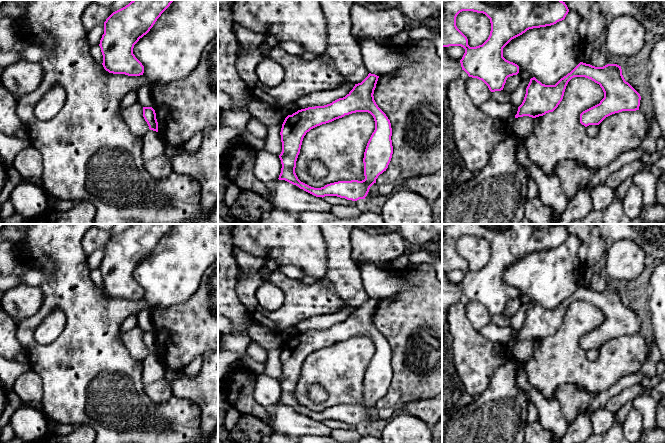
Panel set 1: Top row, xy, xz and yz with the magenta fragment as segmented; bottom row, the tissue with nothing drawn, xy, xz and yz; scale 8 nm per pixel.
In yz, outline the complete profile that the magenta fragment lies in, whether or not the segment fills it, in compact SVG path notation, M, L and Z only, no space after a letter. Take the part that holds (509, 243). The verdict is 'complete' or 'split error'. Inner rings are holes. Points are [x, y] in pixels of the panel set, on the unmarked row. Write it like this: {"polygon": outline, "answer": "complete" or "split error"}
{"polygon": "M442 224L442 271L463 271L462 294L469 301L482 304L491 316L501 315L507 302L519 297L519 290L503 281L503 272L529 253L551 250L564 244L568 236L562 224ZM462 235L483 237L490 243L490 259L482 269L470 271L467 261L457 252L456 241Z", "answer": "complete"}

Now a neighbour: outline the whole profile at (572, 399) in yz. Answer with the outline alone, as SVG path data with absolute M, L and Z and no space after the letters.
M569 383L559 385L555 389L554 398L558 401L566 421L571 424L593 402L595 395Z

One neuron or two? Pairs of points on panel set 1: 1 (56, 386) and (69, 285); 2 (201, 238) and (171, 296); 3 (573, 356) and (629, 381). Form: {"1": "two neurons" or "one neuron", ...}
{"1": "one neuron", "2": "one neuron", "3": "two neurons"}

